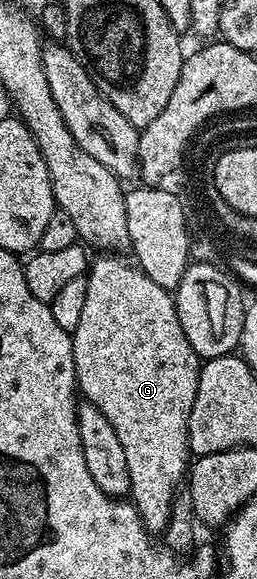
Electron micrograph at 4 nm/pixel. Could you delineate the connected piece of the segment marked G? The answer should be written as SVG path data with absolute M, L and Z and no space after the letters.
M118 254L100 256L95 264L93 261L89 265L84 311L80 313L80 326L76 326L72 334L76 388L85 403L96 406L96 410L112 422L112 430L116 430L116 435L120 437L120 446L124 446L128 461L129 499L140 514L147 532L162 534L170 521L174 494L183 487L192 460L188 422L192 402L196 402L200 357L192 350L180 326L173 295L167 289L156 286L156 282L152 282L152 278L148 278L137 263L121 260Z

